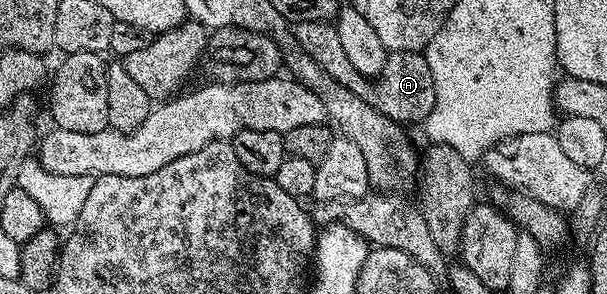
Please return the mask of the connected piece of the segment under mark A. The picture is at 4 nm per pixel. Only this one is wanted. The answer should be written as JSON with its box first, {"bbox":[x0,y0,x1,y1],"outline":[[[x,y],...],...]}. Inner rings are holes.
{"bbox":[292,22,436,123],"outline":[[[300,22],[293,27],[292,38],[296,41],[297,49],[316,59],[322,69],[334,81],[348,88],[357,98],[363,98],[369,106],[375,106],[381,114],[387,114],[394,122],[425,123],[426,117],[432,112],[436,104],[436,88],[432,80],[432,68],[428,68],[428,60],[422,52],[393,52],[387,57],[384,72],[377,80],[363,78],[352,68],[351,61],[340,45],[337,25],[329,22]]]}

